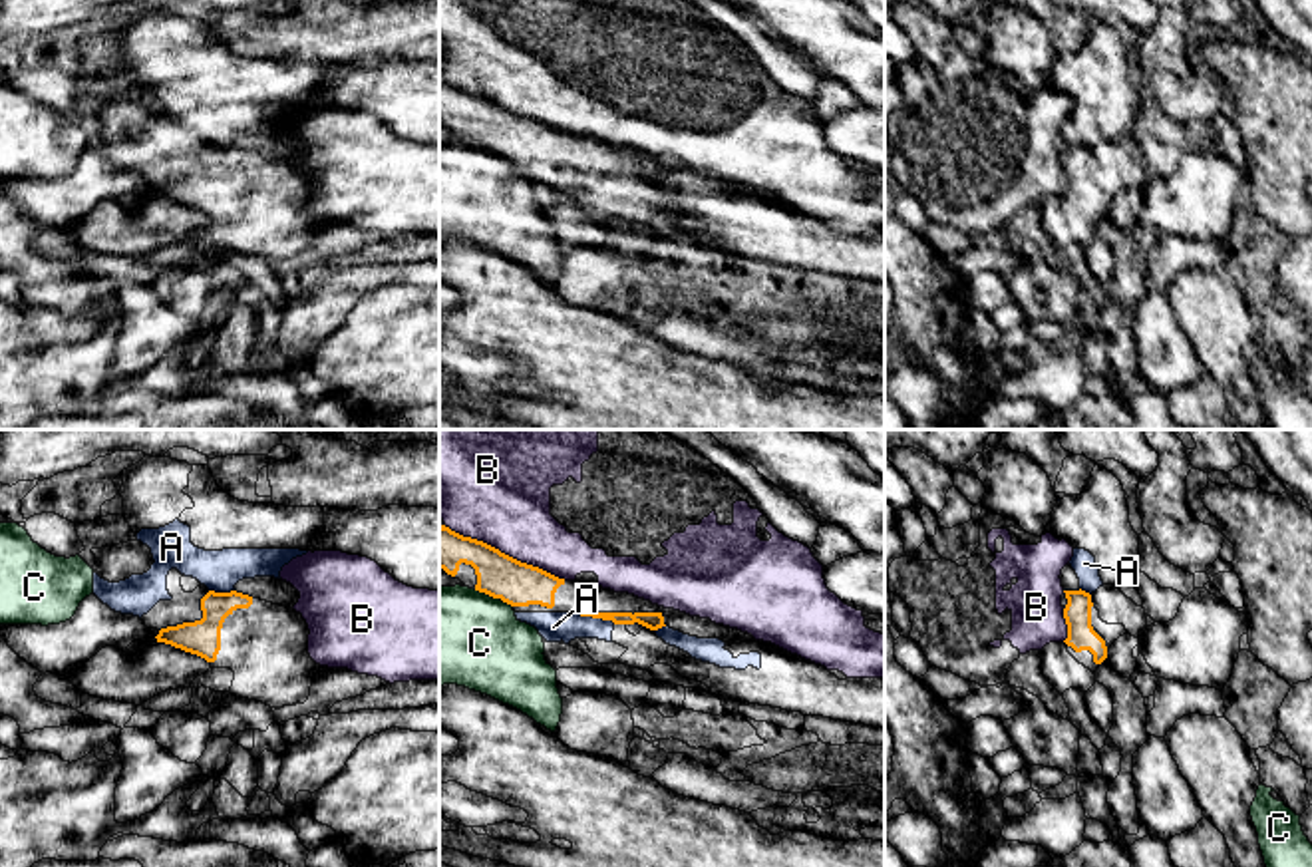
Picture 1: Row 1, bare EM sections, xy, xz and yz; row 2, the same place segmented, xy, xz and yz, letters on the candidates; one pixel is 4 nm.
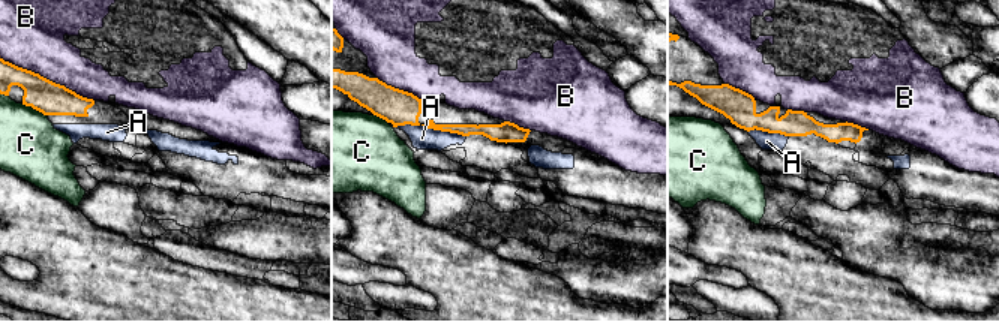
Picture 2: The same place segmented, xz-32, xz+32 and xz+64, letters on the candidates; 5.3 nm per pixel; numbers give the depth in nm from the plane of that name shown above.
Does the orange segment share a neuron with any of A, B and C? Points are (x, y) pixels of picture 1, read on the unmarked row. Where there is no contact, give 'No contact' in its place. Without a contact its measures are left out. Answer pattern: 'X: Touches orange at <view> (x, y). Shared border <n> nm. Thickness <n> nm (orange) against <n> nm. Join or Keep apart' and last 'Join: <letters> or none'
A: Touches orange at xz (597, 172). Shared border 160 nm. Thickness 70 nm (orange) against 120 nm. Keep apart
B: Touches orange at xz (503, 108). Shared border 550 nm. Thickness 180 nm (orange) against 400 nm. Keep apart
C: Touches orange at xz (493, 152). Shared border 180 nm. Thickness 180 nm (orange) against 400 nm. Keep apart
Join: none

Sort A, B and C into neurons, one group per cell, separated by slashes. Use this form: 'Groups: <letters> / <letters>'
Groups: A / B / C

